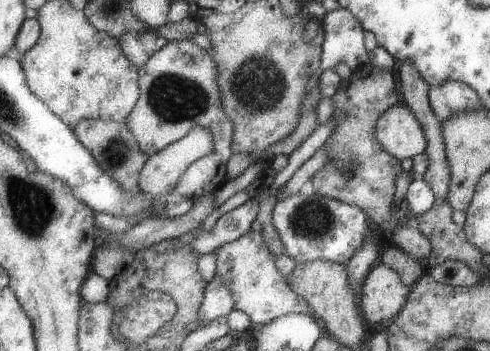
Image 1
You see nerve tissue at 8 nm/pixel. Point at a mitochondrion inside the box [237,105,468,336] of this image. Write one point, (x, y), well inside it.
(311, 220)

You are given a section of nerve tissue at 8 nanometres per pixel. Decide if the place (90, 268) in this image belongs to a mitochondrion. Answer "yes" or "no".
no

